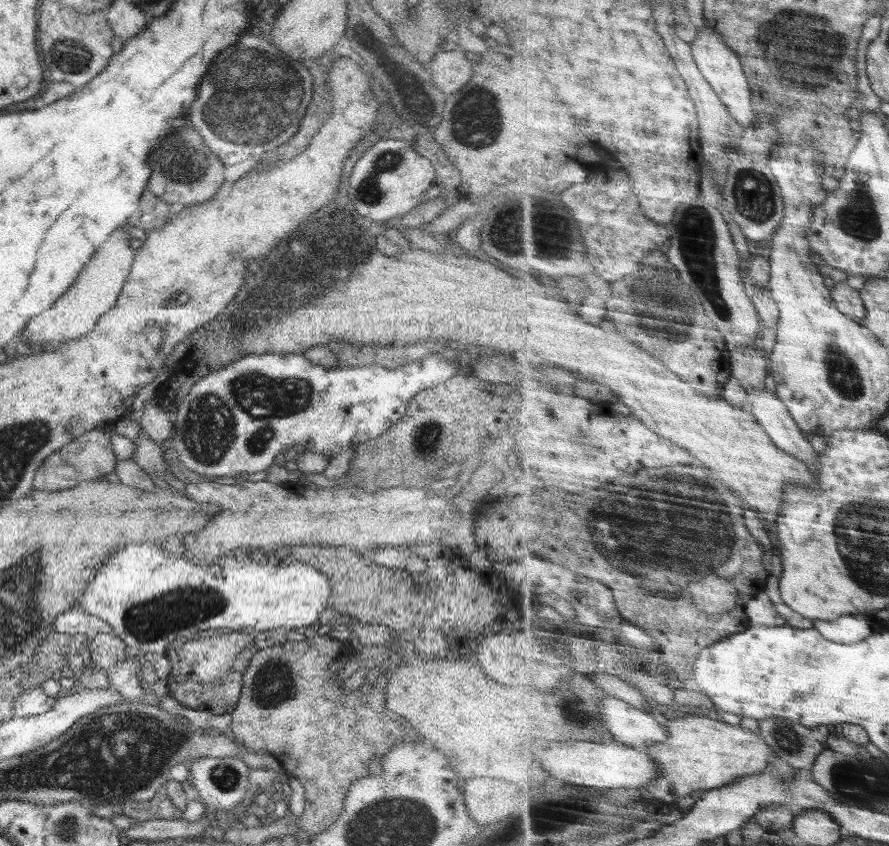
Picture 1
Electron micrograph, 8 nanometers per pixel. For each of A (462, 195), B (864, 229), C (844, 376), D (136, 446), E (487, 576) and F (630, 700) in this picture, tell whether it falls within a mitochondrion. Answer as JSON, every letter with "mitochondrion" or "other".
{"A":"other","B":"mitochondrion","C":"mitochondrion","D":"other","E":"other","F":"other"}

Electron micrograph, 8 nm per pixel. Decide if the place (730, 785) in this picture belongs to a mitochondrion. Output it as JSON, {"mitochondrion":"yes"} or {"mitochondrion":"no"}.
{"mitochondrion":"no"}

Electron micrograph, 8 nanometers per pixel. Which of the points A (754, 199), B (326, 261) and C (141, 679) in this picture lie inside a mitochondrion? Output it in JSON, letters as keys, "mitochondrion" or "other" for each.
{"A":"mitochondrion","B":"mitochondrion","C":"other"}

